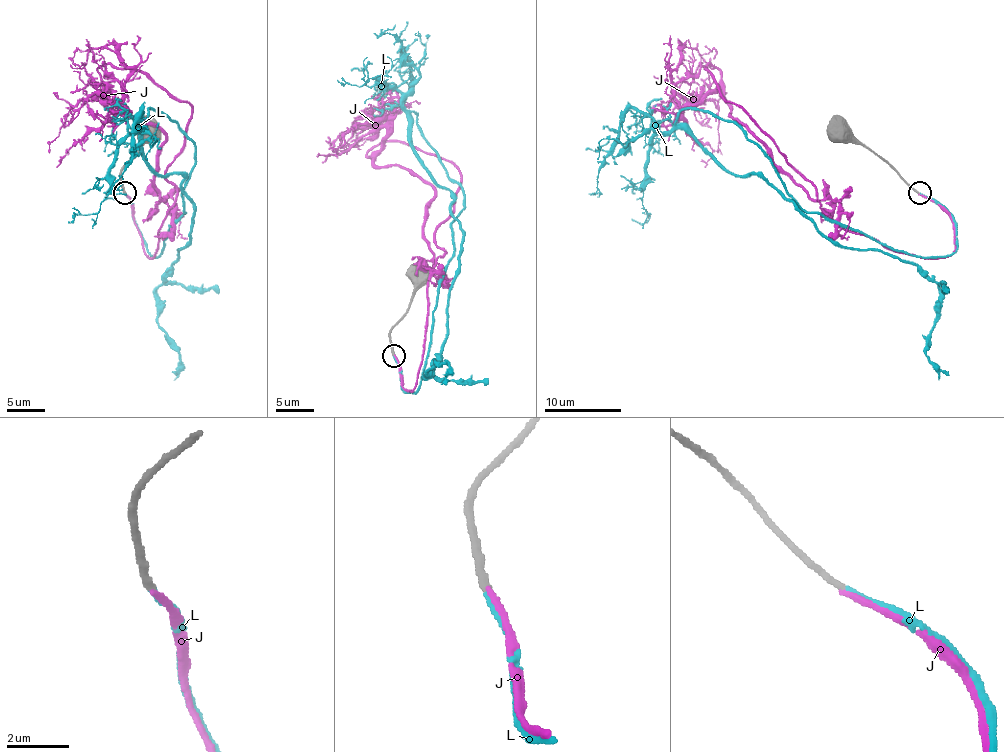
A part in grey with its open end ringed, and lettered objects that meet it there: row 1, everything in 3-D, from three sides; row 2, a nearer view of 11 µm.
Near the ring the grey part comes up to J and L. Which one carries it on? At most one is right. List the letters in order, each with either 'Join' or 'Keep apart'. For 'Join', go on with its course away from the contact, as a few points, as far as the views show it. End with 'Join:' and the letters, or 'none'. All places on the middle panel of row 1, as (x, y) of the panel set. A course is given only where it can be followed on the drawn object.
J: Keep apart
L: Join. Its course: (393, 356), (401, 386), (416, 392), (457, 219), (462, 250), (445, 344), (426, 373), (447, 361), (445, 384)
Join: L

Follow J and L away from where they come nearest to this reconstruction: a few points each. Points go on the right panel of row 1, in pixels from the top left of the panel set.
J: (918, 193), (952, 222), (950, 254), (843, 230), (709, 65), (734, 118), (812, 199), (839, 203), (849, 235)
L: (920, 193), (956, 251), (893, 251), (783, 195), (941, 289), (925, 354), (948, 375)

